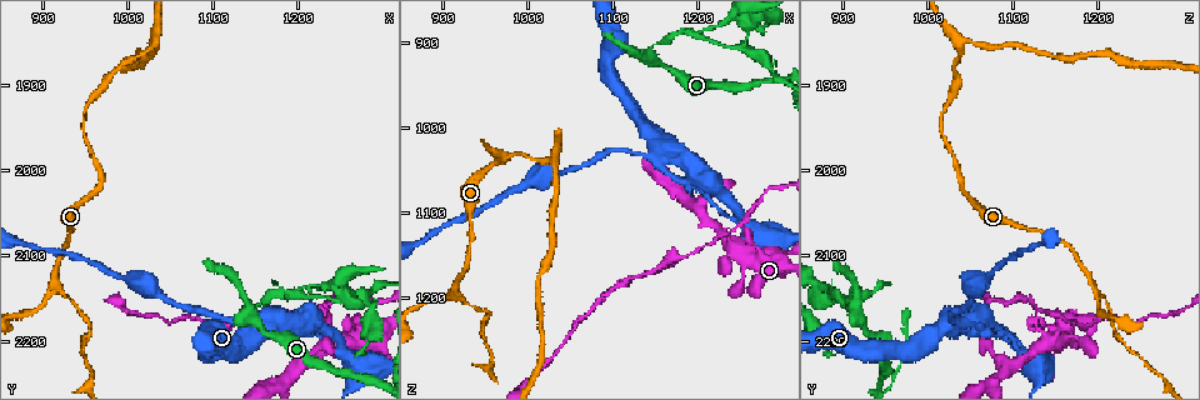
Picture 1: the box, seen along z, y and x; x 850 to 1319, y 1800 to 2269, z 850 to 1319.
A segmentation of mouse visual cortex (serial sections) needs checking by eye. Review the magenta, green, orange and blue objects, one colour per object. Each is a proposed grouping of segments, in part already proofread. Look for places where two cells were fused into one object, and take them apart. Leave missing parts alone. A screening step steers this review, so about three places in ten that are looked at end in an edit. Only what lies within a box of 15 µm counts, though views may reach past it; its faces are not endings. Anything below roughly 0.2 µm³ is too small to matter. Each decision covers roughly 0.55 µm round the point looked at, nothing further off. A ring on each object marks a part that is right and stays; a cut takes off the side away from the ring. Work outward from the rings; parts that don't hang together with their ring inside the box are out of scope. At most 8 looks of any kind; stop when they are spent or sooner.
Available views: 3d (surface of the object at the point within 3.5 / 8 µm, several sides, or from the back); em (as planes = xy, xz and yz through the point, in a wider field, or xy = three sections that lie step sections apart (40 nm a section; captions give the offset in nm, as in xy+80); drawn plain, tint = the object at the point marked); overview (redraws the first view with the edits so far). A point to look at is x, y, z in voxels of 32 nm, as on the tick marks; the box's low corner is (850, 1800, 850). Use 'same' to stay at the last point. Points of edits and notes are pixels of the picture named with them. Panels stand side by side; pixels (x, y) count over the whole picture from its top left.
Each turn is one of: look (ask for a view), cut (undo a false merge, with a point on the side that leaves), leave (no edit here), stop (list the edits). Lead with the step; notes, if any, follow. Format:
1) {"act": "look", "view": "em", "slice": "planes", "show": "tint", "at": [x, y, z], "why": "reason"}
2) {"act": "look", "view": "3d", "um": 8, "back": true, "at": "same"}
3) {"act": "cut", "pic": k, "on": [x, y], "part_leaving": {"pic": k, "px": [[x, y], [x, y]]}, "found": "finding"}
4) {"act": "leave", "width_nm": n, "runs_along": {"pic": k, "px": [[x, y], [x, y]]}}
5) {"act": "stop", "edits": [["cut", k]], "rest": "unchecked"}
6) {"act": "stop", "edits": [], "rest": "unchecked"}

{"act": "look", "view": "3d", "um": 3.5, "at": [915, 2140, 1195], "why": "a fork"}

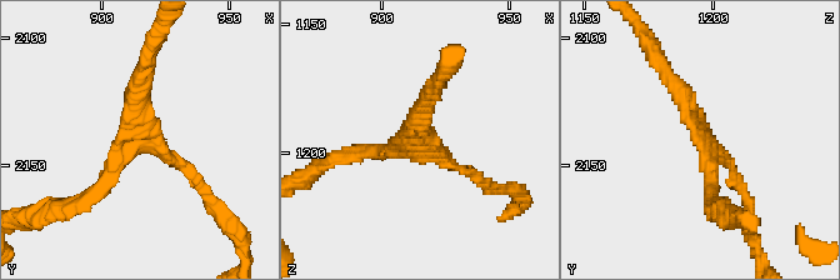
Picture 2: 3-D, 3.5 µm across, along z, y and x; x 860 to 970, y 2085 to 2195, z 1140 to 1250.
{"act": "look", "view": "em", "slice": "xy", "step": 5, "show": "tint", "at": [916, 2136, 1196], "arms": 3, "arm_widths_nm": [150, 200, 250], "why": "need the tissue"}

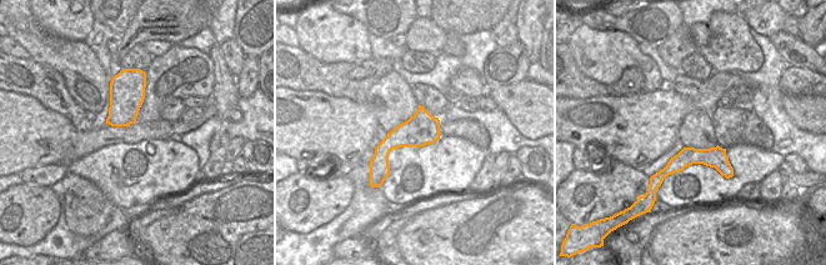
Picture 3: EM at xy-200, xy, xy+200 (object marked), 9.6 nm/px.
{"act": "look", "view": "em", "slice": "xy", "step": 1, "show": "tint", "at": "same"}

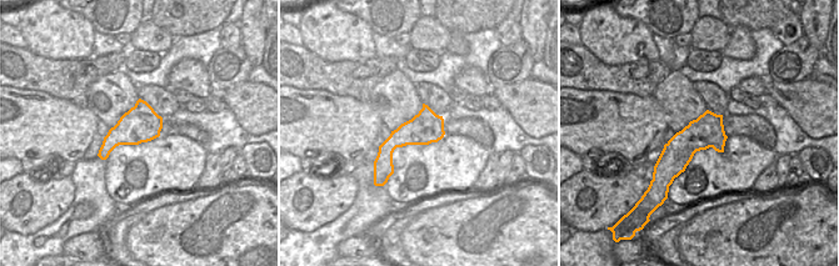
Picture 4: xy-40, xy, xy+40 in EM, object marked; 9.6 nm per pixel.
{"act": "leave", "runs_along": {"pic": 2, "px": [[148, 63], [144, 131], [90, 193]]}, "found": "continuous, no second cell"}

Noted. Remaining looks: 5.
{"act": "look", "view": "3d", "um": 8, "at": [1030, 1850, 1040], "why": "three-way junction"}

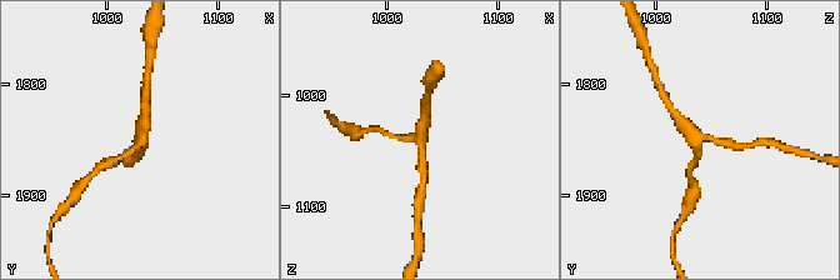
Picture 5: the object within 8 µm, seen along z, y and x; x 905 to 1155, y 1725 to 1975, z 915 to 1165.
{"act": "look", "view": "em", "slice": "xy", "step": 5, "show": "tint", "at": [1032, 1852, 1036]}

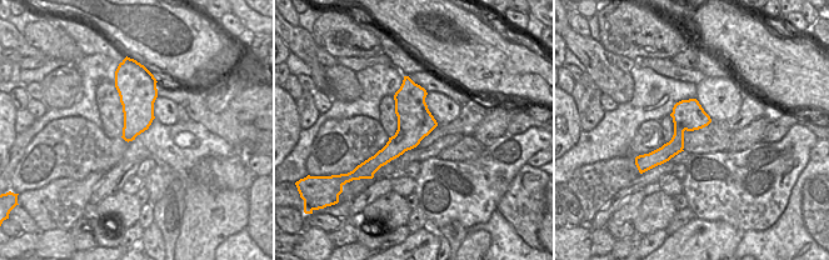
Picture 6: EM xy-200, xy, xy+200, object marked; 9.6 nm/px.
{"act": "leave", "arms": 3, "arm_widths_nm": [200, 200, 250], "runs_along": {"pic": 5, "px": [[391, 135], [420, 138], [424, 171]]}, "found": "continuous, no second cell"}

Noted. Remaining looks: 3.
{"act": "look", "view": "3d", "um": 8, "at": [1145, 2165, 915], "why": "thick turns thin"}

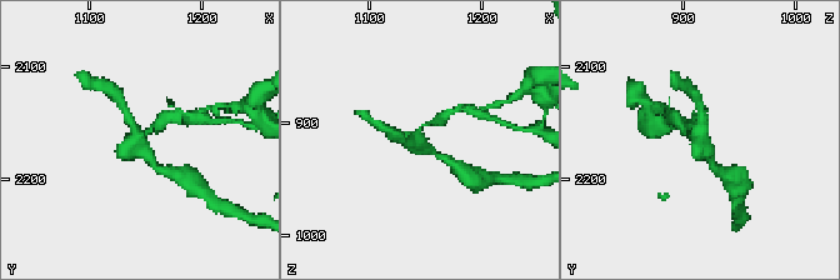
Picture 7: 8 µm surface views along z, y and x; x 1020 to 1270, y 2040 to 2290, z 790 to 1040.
{"act": "look", "view": "em", "slice": "planes", "show": "tint", "at": [1142, 2164, 916]}

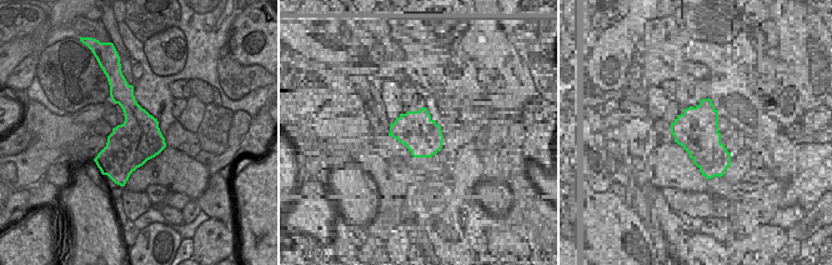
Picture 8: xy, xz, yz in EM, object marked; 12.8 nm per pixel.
{"act": "cut", "pic": 7, "on": [673, 123], "found": "a second cell is stuck on"}

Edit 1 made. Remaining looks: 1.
{"act": "stop", "edits": [["cut", 7]], "rest": "unchecked"}

